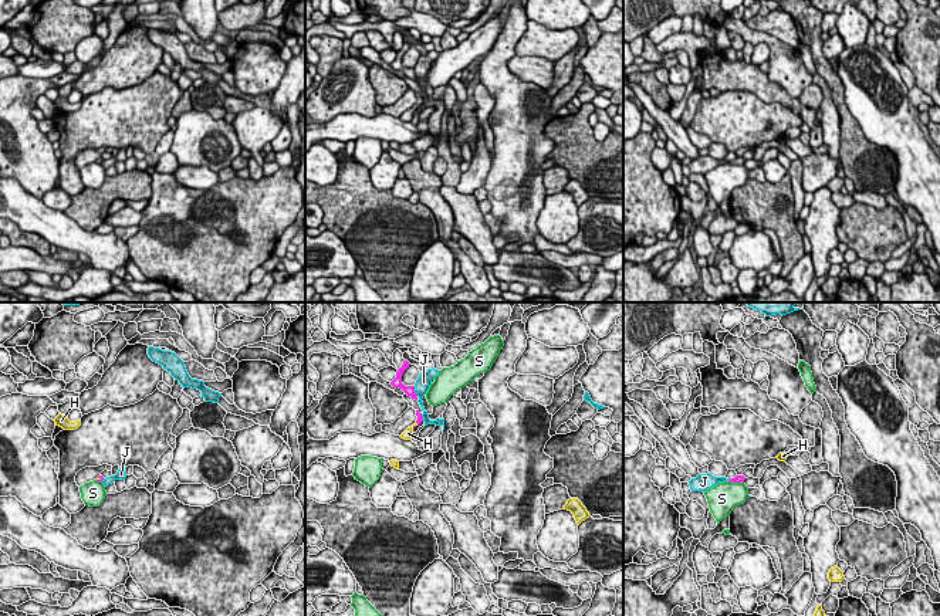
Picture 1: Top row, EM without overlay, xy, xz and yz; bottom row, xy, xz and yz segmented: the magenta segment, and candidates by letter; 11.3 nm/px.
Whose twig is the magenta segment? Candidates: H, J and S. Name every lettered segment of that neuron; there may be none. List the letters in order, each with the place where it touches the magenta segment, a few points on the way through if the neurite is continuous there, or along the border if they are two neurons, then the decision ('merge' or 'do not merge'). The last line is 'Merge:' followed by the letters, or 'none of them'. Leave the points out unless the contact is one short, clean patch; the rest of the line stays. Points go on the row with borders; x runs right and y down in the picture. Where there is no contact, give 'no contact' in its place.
H: xz (415, 426) | do not merge
J: xz (413, 391) | along xz (413, 386), (418, 395) | do not merge
S: yz (736, 481) | along yz (729, 480), (743, 483) | do not merge
Merge: none of them

